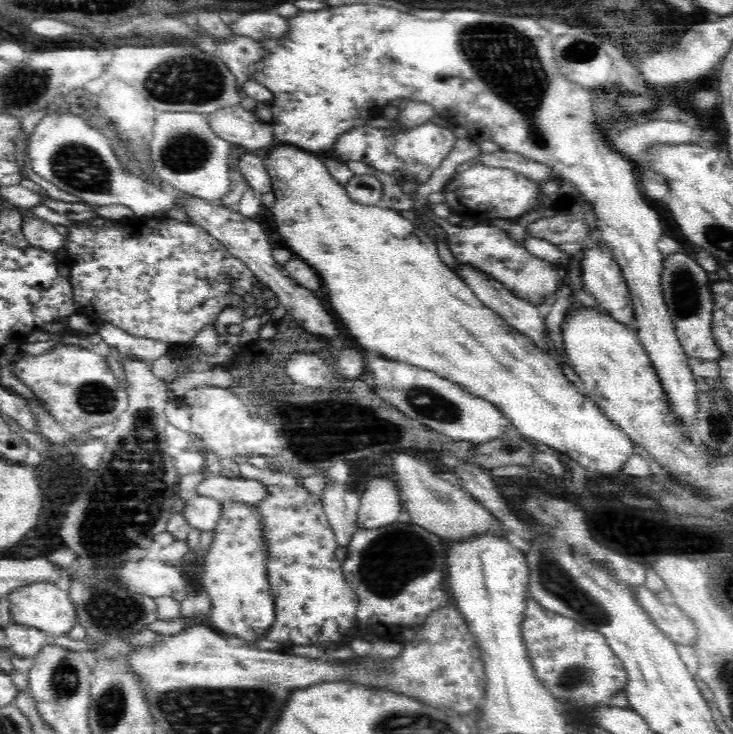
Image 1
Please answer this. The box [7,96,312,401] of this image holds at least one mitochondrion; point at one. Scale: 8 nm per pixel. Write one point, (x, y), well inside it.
(78, 166)

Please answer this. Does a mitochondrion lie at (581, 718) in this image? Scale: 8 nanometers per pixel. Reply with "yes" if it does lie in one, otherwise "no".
no

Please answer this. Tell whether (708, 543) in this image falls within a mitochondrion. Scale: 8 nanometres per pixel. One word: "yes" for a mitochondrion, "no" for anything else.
no

